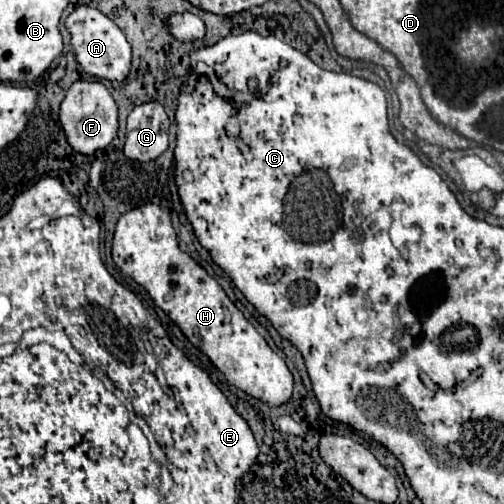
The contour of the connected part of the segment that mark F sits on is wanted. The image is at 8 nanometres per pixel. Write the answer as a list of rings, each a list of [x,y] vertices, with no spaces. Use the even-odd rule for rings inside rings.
[[[74,82],[68,88],[68,92],[66,92],[66,96],[60,104],[60,124],[62,124],[62,130],[66,134],[68,144],[76,152],[94,154],[96,150],[104,150],[116,138],[116,132],[118,132],[118,106],[116,106],[114,98],[110,96],[110,92],[104,84],[100,84],[100,82]]]

